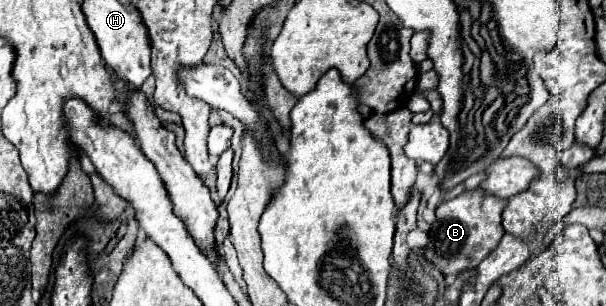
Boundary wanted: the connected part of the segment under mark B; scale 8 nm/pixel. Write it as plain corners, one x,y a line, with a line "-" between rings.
482,188
466,190
464,194
444,200
436,208
436,222
430,230
430,244
424,250
428,262
432,262
442,274
460,274
476,268
500,242
504,236
502,228
502,210
506,200
488,194

